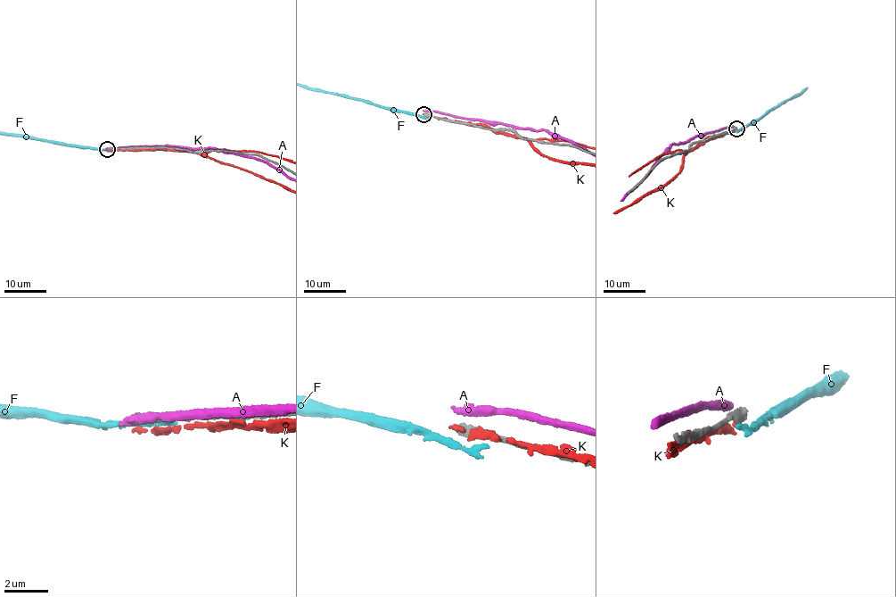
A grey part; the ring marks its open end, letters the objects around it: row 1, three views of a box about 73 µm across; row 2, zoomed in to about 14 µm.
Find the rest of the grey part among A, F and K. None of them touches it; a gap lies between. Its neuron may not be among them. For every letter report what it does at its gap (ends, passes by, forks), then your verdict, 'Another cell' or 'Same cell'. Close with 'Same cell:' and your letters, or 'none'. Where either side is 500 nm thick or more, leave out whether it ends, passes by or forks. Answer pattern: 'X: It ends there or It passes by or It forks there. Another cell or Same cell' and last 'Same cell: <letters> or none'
A: It ends there. Another cell
F: It passes by. Another cell
K: It ends there. Another cell
Same cell: none

